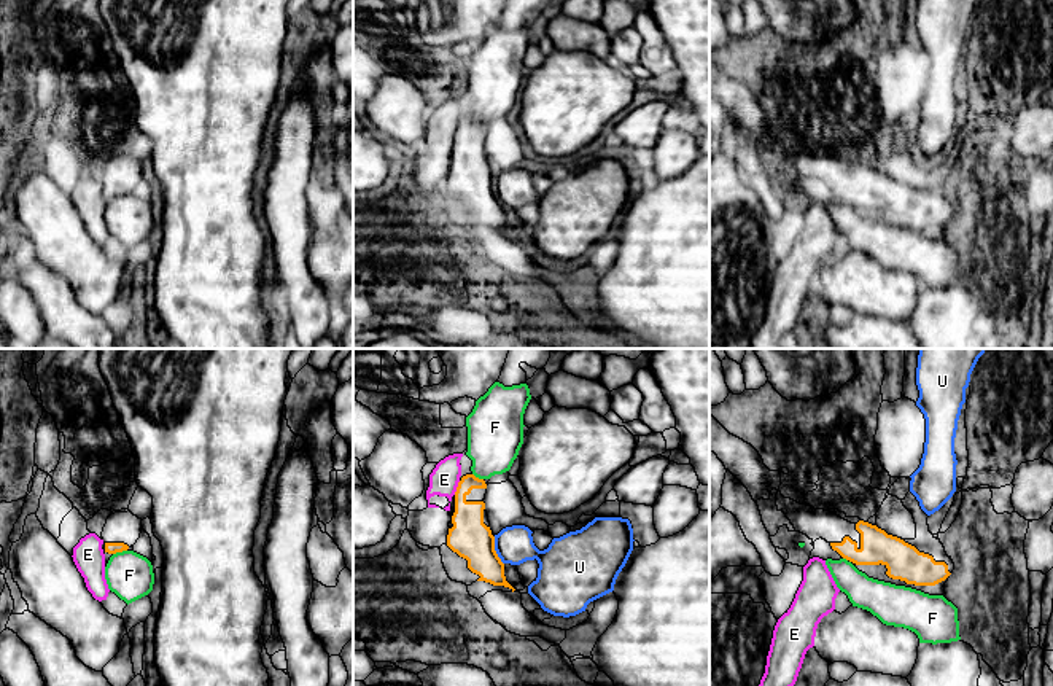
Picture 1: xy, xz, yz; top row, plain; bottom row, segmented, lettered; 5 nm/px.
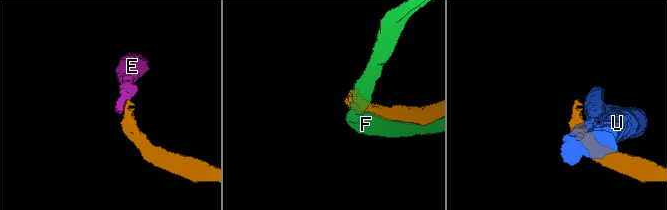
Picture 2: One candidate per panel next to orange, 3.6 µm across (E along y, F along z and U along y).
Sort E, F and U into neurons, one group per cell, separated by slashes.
E / F / U

